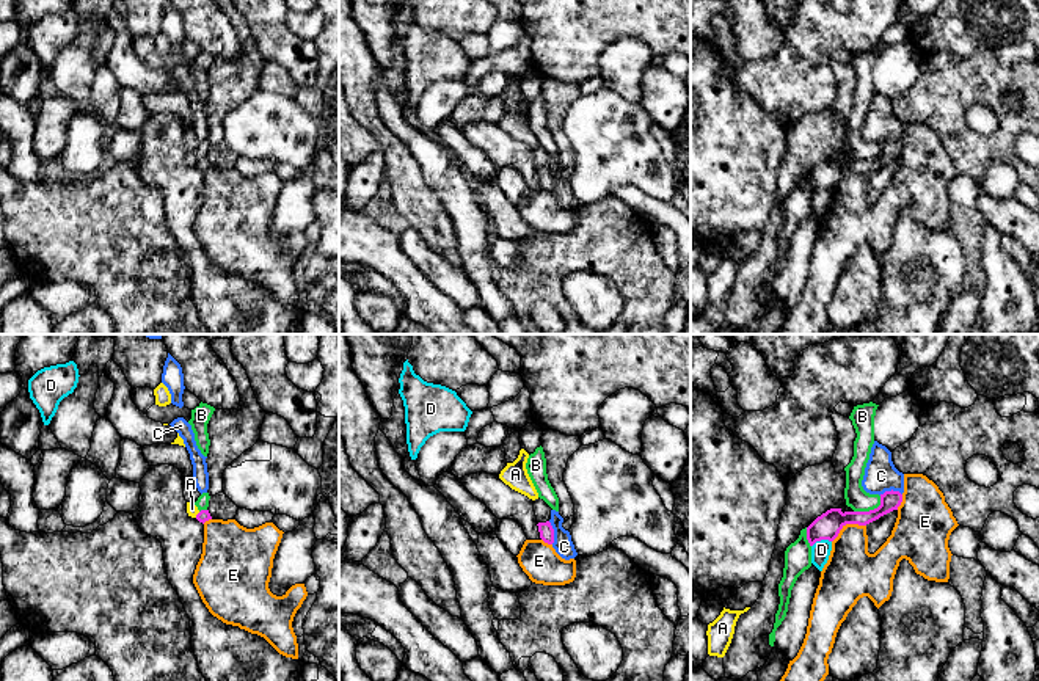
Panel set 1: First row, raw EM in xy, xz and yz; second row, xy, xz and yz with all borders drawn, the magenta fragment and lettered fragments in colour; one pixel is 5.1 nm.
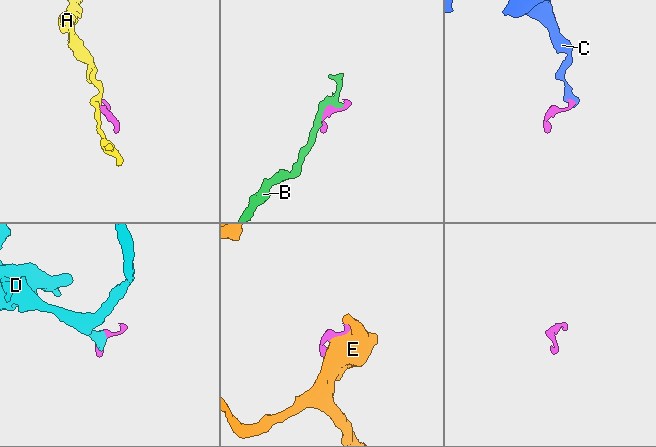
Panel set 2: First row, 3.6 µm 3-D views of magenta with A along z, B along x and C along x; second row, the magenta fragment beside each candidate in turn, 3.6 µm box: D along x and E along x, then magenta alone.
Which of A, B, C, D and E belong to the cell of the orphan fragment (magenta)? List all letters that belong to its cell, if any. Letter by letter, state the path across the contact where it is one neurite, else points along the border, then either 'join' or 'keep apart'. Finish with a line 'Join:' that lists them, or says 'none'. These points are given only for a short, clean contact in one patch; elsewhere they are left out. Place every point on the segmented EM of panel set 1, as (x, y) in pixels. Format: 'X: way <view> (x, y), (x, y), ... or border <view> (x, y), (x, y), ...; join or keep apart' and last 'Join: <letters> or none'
A: border xy (200, 512), (195, 517); keep apart
B: border yz (881, 496), (881, 502), (876, 507), (854, 512); keep apart
C: border xz (548, 521), (553, 529), (553, 543); keep apart
D: border yz (831, 540), (818, 540), (812, 546); keep apart
E: keep apart
Join: none

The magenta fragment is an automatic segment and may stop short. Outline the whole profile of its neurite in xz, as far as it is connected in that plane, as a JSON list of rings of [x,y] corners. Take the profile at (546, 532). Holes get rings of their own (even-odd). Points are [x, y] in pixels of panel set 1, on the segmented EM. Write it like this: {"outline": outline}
{"outline": [[[538,497],[534,501],[534,512],[538,523],[537,526],[538,526],[540,538],[548,544],[554,543],[554,529],[549,523],[551,510],[552,508],[543,499]]]}

